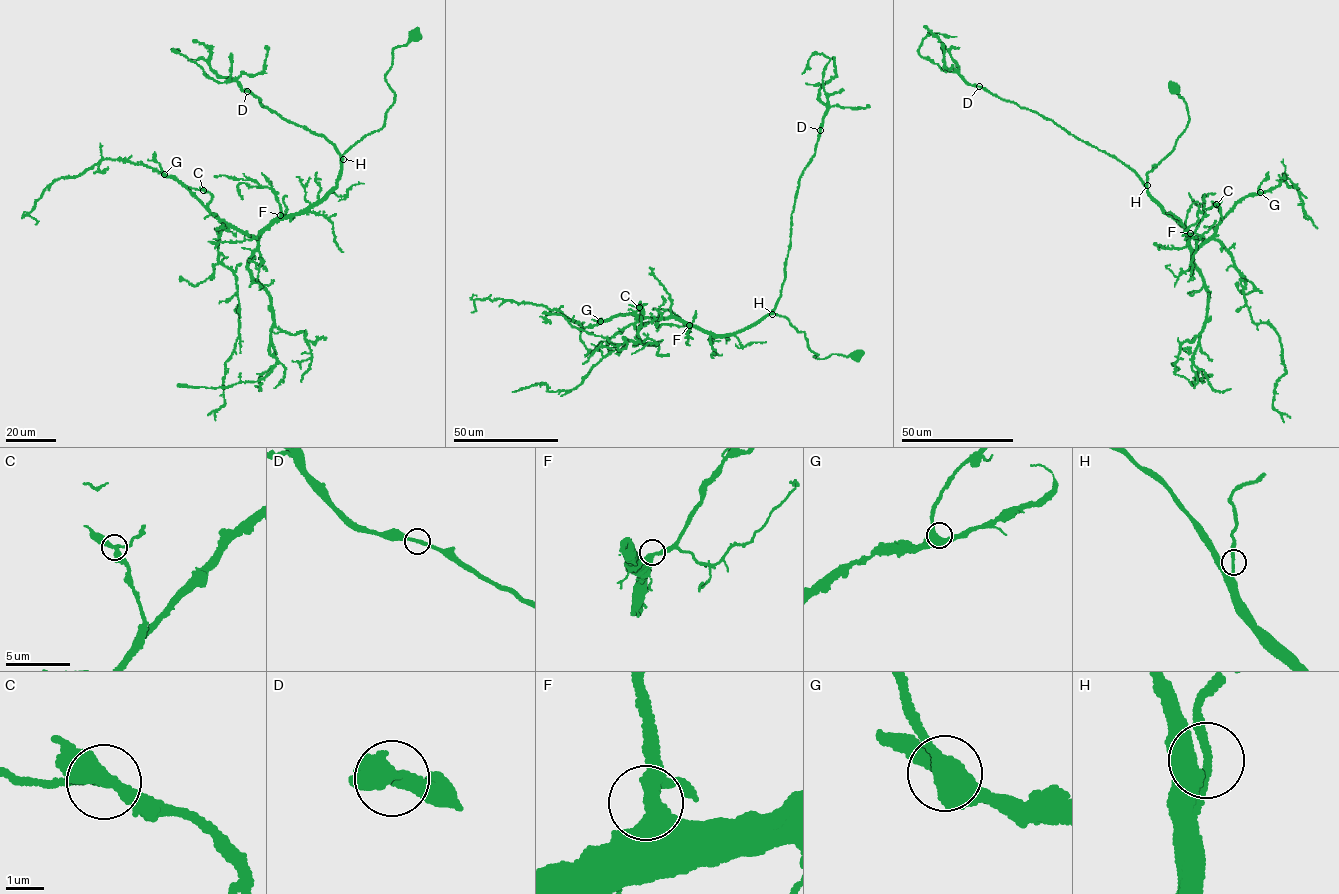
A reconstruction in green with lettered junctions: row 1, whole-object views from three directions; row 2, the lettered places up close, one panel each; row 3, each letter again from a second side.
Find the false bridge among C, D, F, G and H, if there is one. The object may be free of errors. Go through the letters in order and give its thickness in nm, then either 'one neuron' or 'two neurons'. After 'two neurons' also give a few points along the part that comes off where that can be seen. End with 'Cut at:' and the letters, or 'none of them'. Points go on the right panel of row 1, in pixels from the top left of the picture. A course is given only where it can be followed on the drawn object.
C: 320 nm | one neuron
D: 340 nm | one neuron
F: 460 nm | one neuron
G: 400 nm | one neuron
H: 220 nm | one neuron
Cut at: none of them

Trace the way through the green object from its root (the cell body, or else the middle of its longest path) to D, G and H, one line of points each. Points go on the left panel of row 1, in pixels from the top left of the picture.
D: (414, 35), (393, 50), (385, 77), (395, 101), (383, 127), (342, 161), (324, 136), (282, 119), (246, 91)
G: (414, 35), (393, 50), (383, 127), (344, 153), (324, 197), (257, 237), (164, 174)
H: (414, 35), (393, 50), (392, 64), (385, 77), (395, 101), (386, 112), (383, 127), (354, 144), (342, 159)

